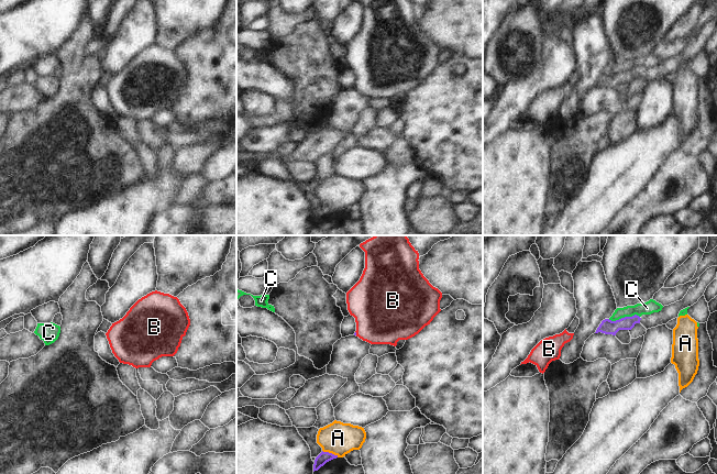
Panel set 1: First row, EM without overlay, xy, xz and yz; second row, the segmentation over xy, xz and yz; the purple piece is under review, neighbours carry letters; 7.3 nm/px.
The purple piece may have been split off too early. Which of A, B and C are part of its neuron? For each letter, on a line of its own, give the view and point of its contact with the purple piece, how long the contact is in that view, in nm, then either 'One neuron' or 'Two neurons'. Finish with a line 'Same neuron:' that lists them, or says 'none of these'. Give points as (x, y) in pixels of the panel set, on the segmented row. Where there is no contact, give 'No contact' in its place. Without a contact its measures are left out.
A: Touches purple at xz (330, 453). Shared border 130 nm. Two neurons
B: Touches purple at xz (355, 333). Shared border 30 nm. One neuron
C: Touches purple at yz (625, 317). Shared border 240 nm. Two neurons
Same neuron: B

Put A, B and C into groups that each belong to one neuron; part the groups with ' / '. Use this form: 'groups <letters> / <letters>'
groups A C / B

